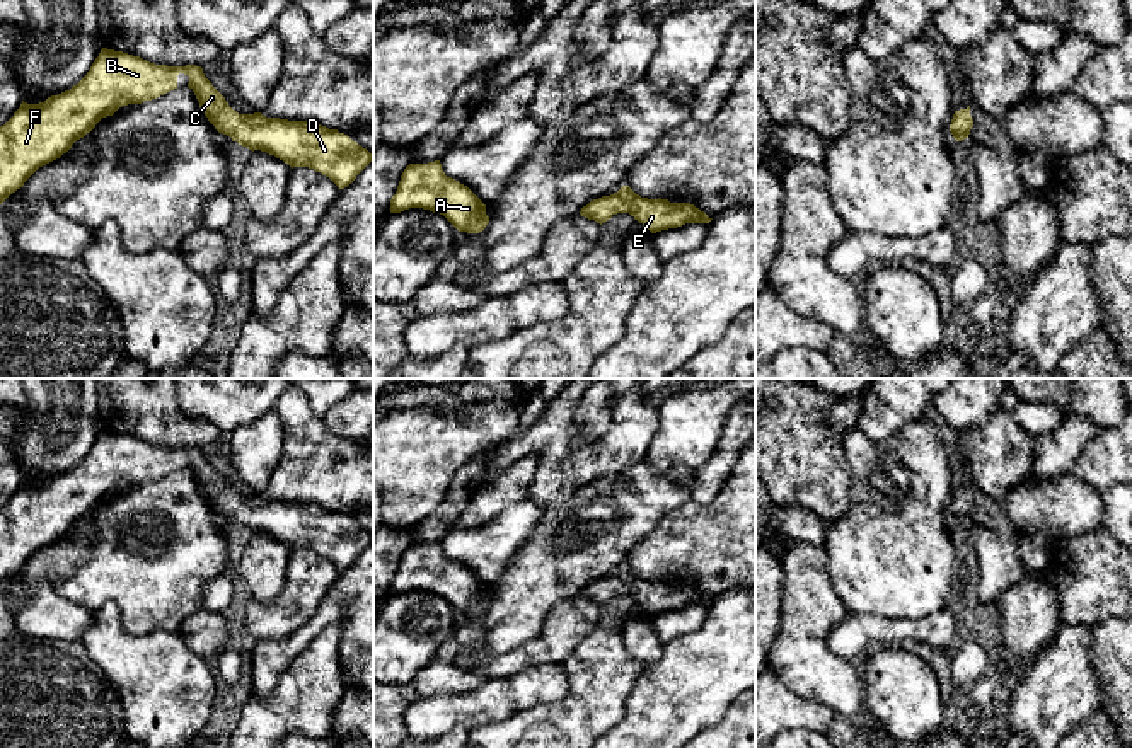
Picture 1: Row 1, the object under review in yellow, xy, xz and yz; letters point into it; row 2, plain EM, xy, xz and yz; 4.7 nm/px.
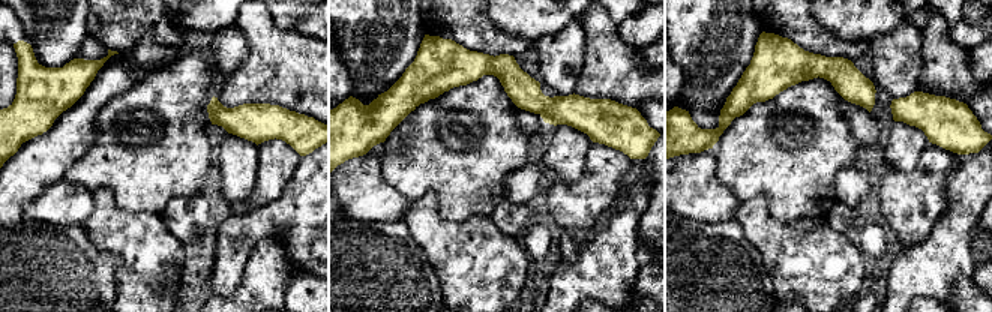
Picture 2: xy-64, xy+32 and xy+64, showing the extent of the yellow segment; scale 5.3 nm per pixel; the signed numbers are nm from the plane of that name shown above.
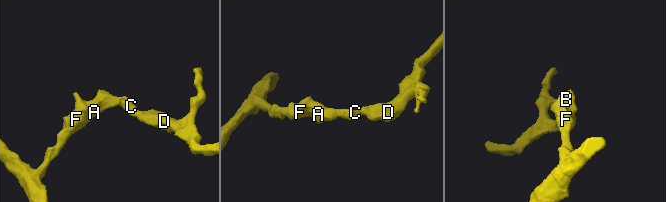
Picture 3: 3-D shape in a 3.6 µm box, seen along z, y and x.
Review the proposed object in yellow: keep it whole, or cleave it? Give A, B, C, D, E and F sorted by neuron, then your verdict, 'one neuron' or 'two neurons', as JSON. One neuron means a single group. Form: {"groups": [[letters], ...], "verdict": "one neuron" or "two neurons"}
{"groups": [["A", "B", "C", "D", "E", "F"]], "verdict": "one neuron"}

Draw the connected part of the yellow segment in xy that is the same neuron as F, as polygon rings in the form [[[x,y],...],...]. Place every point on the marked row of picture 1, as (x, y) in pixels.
[[[102,48],[87,75],[58,95],[39,104],[22,101],[14,116],[0,126],[0,204],[43,165],[60,158],[72,145],[90,133],[95,124],[113,116],[119,107],[142,104],[177,89],[177,75],[189,77],[188,87],[194,92],[199,107],[218,133],[223,133],[249,150],[261,150],[293,167],[309,167],[329,177],[339,189],[348,187],[373,160],[373,153],[338,129],[314,121],[288,121],[266,118],[261,112],[239,114],[205,77],[196,65],[155,65],[140,56]]]

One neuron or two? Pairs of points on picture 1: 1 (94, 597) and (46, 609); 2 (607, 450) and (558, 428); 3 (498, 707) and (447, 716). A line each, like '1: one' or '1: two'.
1: two
2: one
3: one

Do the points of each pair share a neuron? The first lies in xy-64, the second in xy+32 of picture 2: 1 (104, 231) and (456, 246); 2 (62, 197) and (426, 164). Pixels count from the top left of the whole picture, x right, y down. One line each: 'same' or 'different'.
1: same
2: different

